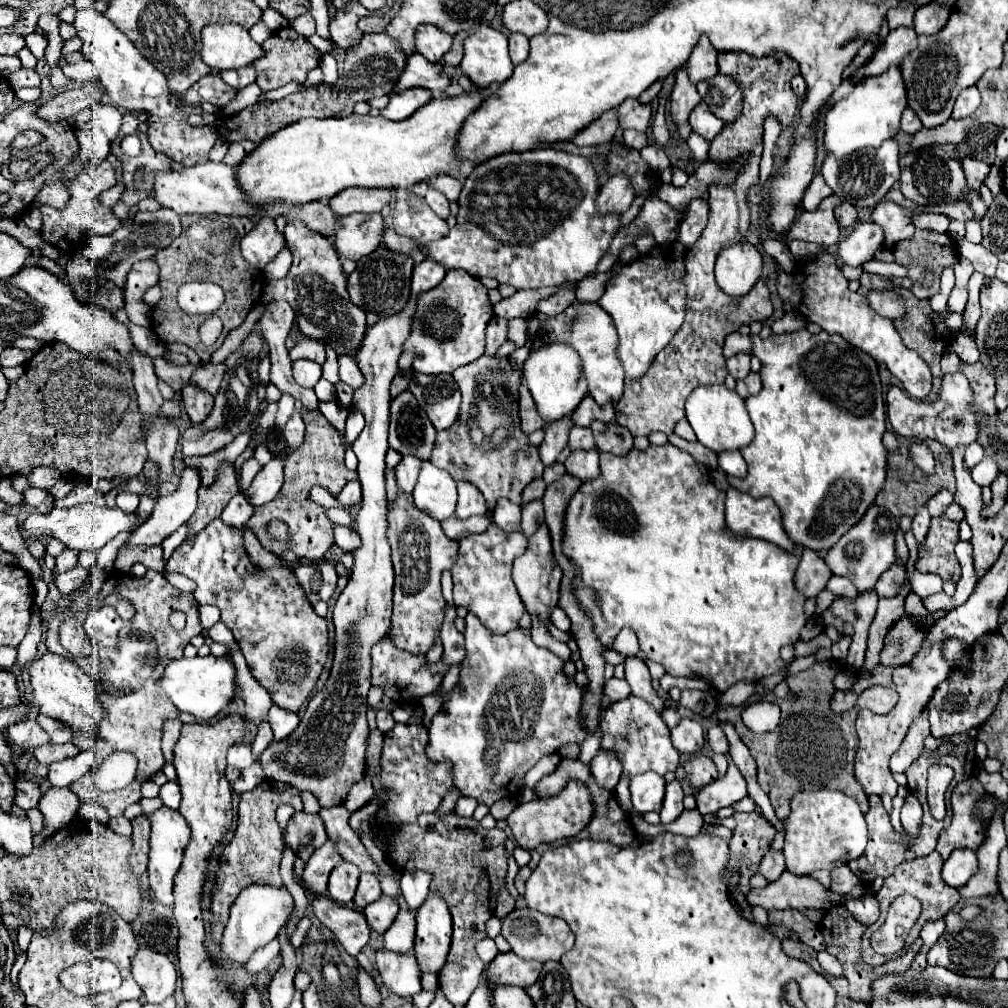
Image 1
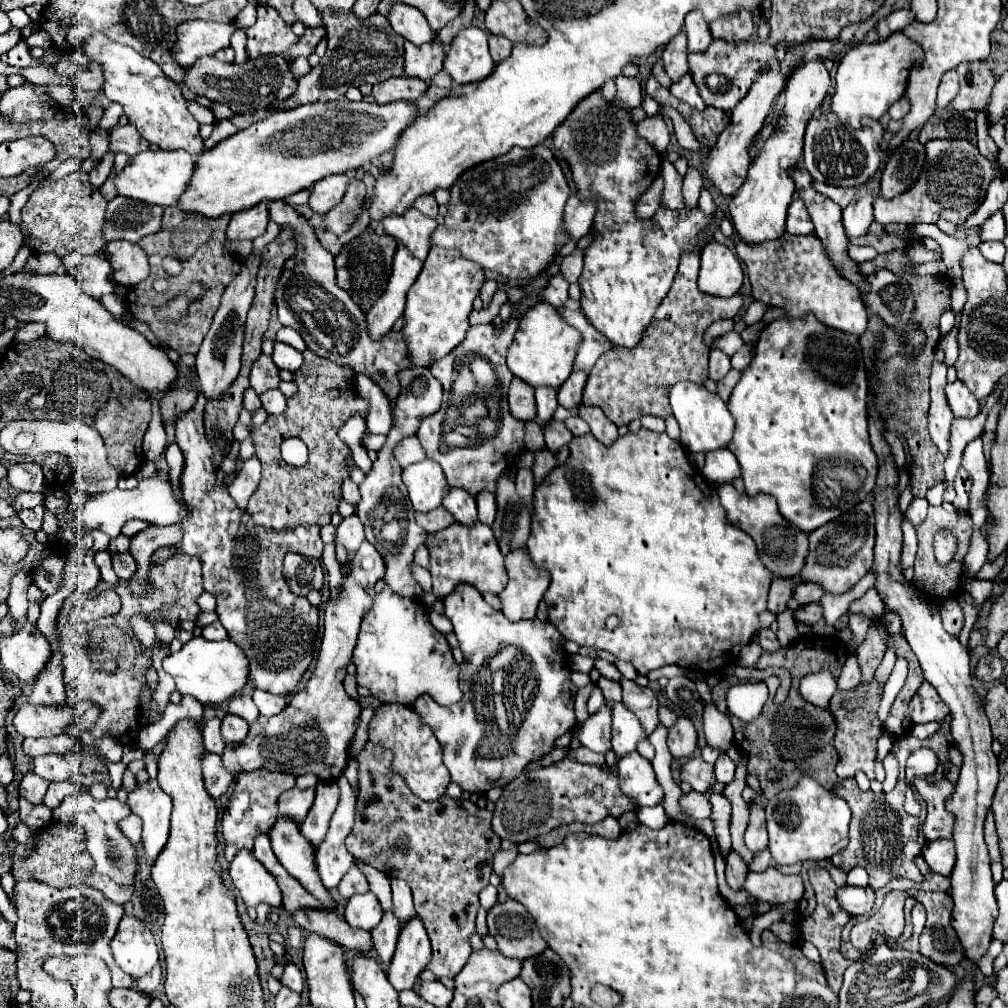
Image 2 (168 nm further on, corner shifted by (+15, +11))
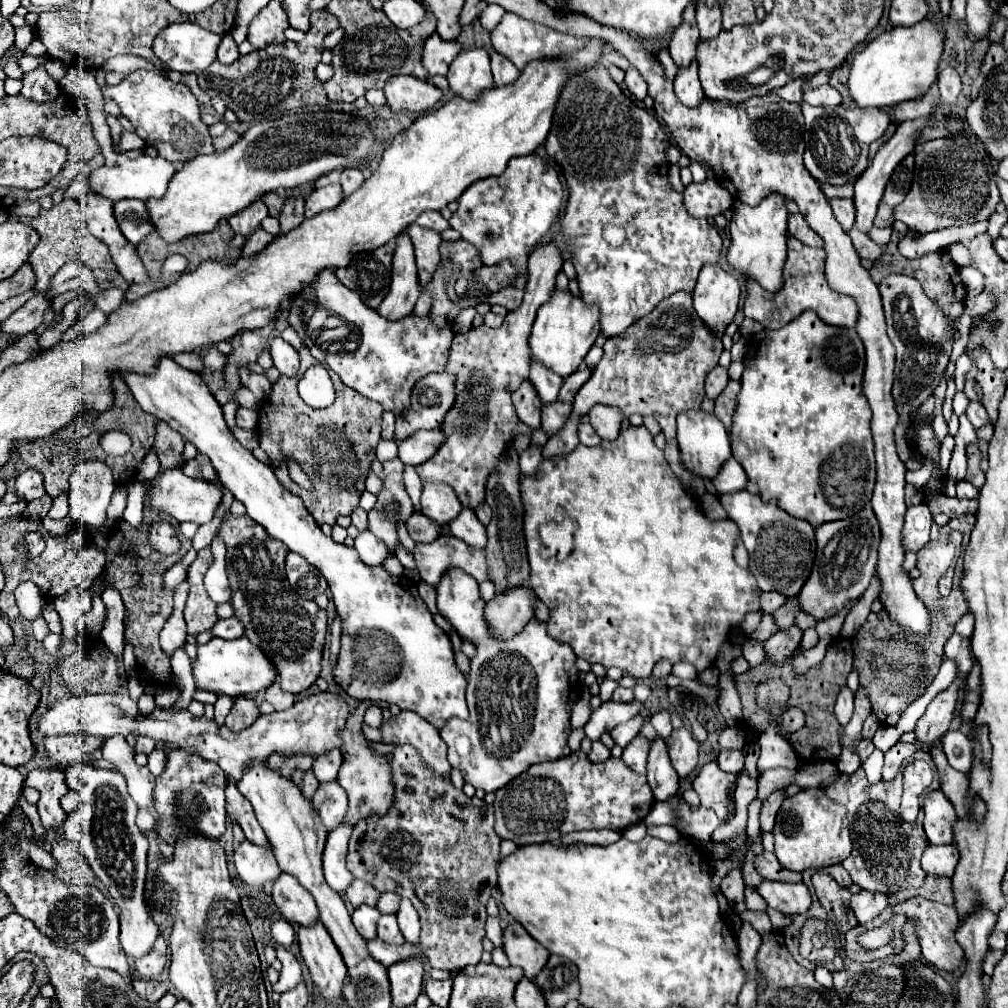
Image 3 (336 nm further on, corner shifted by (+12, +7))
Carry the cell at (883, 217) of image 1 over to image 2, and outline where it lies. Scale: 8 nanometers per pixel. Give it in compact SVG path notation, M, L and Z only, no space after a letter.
M936 139L936 141L928 141L924 147L926 147L928 161L924 161L924 173L918 177L916 185L912 185L912 189L904 191L900 197L894 197L894 199L878 197L874 201L874 217L878 223L882 223L882 225L886 225L886 223L916 225L916 223L936 223L938 219L946 219L946 221L960 225L984 201L988 185L996 177L996 165L992 161L988 161L986 157L982 157L976 145L972 145L966 139Z

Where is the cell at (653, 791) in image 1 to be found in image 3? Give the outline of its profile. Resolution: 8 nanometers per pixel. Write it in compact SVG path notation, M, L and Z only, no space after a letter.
M635 737L635 741L627 745L621 757L627 767L631 767L635 773L641 773L641 775L647 773L647 745L649 745L649 739Z

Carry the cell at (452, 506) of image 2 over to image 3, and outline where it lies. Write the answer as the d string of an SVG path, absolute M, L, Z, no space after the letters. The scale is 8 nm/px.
M463 507L461 513L449 523L451 535L459 537L461 541L467 541L471 547L485 547L487 545L487 533L481 521L475 517L475 511L469 507Z

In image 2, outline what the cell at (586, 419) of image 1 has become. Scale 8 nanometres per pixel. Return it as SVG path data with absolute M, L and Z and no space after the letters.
M578 369L572 371L572 375L568 377L568 381L564 381L564 385L558 389L558 403L560 403L562 407L570 409L570 407L578 407L578 405L580 405L586 377L588 377L588 375L580 373Z

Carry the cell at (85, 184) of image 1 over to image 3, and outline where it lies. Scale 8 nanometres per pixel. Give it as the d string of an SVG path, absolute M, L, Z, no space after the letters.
M63 199L61 203L55 203L51 209L41 209L37 217L19 217L21 223L31 225L39 233L39 243L29 255L29 263L37 275L37 287L35 287L37 291L45 293L51 277L59 271L59 267L63 267L69 261L87 261L101 289L109 289L109 287L127 289L127 281L123 281L123 277L115 269L107 245L89 233L81 209L83 209L83 199Z

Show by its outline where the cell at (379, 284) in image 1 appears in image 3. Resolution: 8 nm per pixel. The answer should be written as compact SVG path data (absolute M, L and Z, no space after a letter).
M385 243L373 251L355 253L347 267L335 271L339 281L359 293L361 301L371 309L377 309L389 291L393 249L393 243Z

